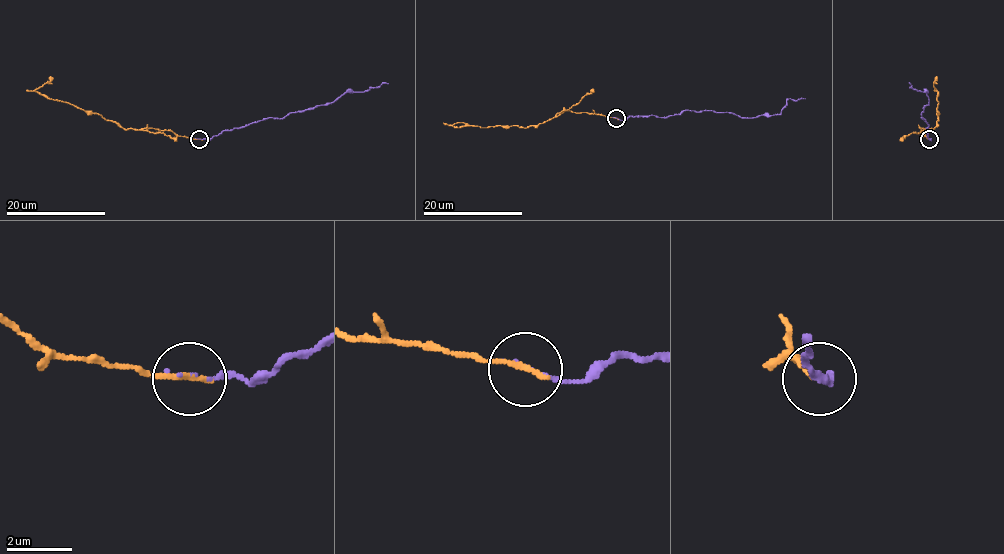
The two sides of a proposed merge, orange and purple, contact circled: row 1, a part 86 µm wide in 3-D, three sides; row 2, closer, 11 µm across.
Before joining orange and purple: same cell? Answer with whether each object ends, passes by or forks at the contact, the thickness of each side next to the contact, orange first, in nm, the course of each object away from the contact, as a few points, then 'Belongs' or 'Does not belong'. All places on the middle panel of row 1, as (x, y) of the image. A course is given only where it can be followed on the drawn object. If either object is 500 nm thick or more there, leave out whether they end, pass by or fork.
At the ring orange ends. At the ring purple ends. Thickness 200 nm (orange) against 80 nm. Course of orange: (616, 118), (561, 110), (545, 122), (522, 128), (470, 125). Course of purple: (616, 118), (669, 117), (684, 110), (727, 112), (755, 118), (779, 114), (789, 98), (805, 98). Does not belong

